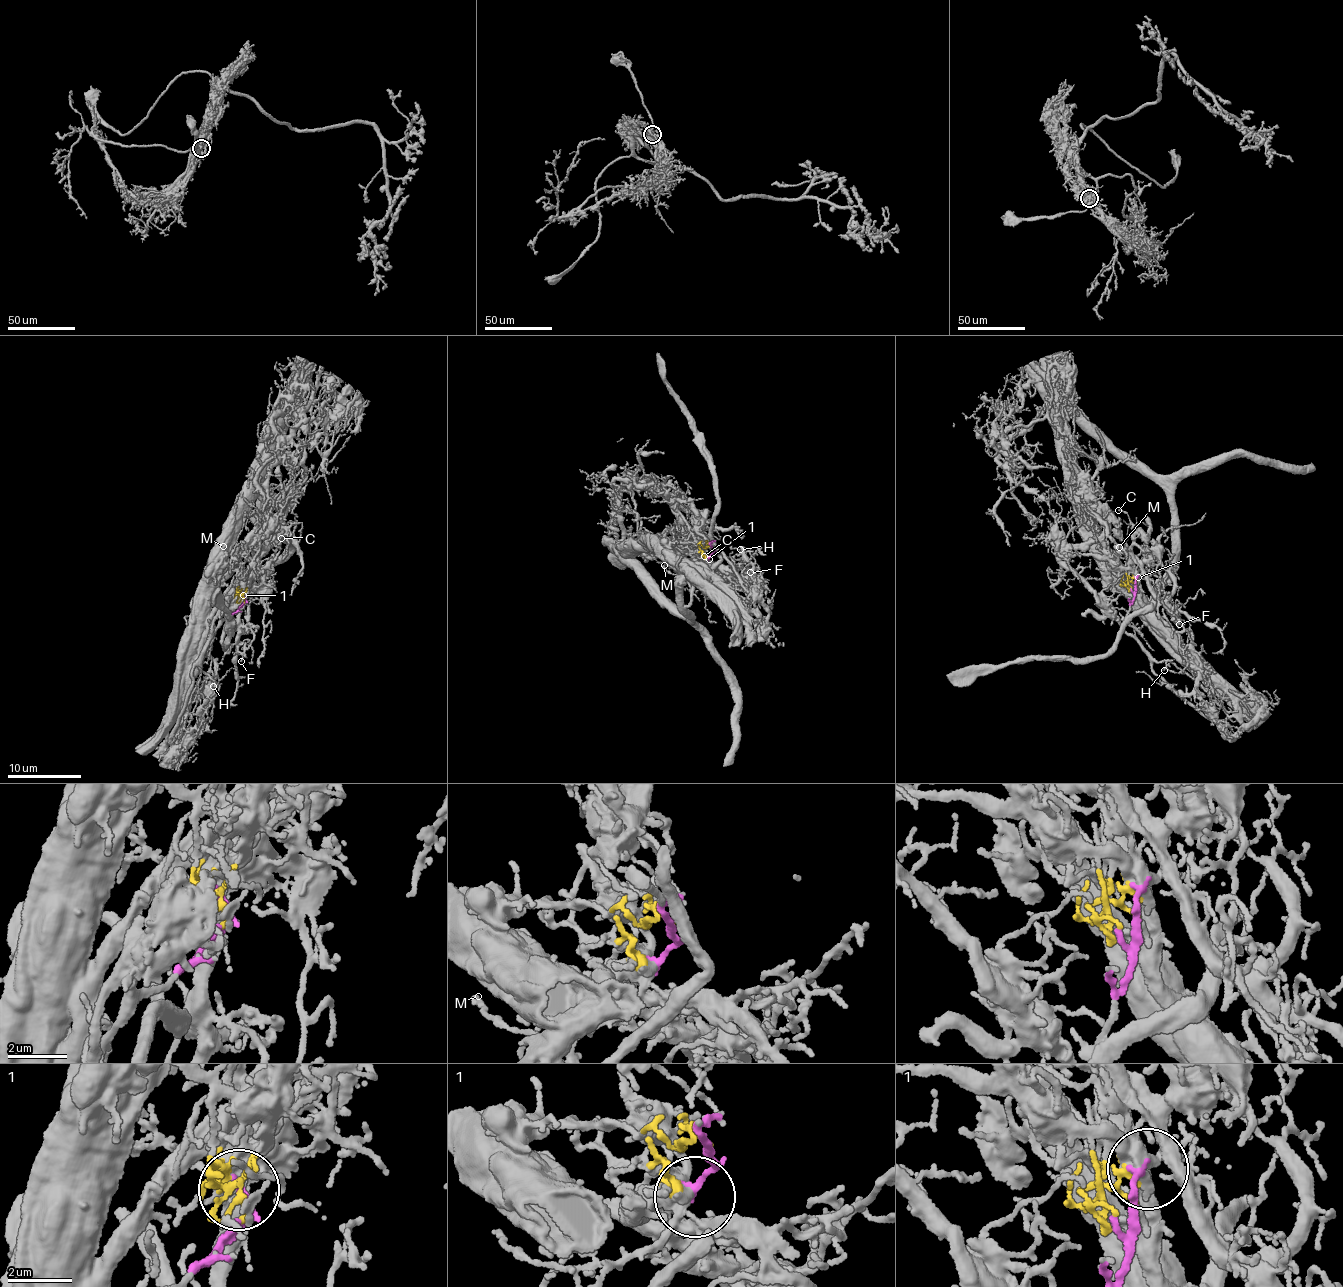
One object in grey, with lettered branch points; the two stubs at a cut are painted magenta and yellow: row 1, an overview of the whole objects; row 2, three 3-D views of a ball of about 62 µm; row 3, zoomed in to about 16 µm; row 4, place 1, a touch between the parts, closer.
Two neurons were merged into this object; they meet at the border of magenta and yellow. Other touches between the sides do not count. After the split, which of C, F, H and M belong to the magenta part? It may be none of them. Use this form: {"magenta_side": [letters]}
{"magenta_side": ["F", "M"]}

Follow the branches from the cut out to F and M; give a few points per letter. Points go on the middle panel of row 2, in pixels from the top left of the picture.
F: (712, 546), (707, 563), (738, 577), (745, 569), (750, 572)
M: (712, 546), (706, 563), (691, 574), (674, 574), (663, 566)

